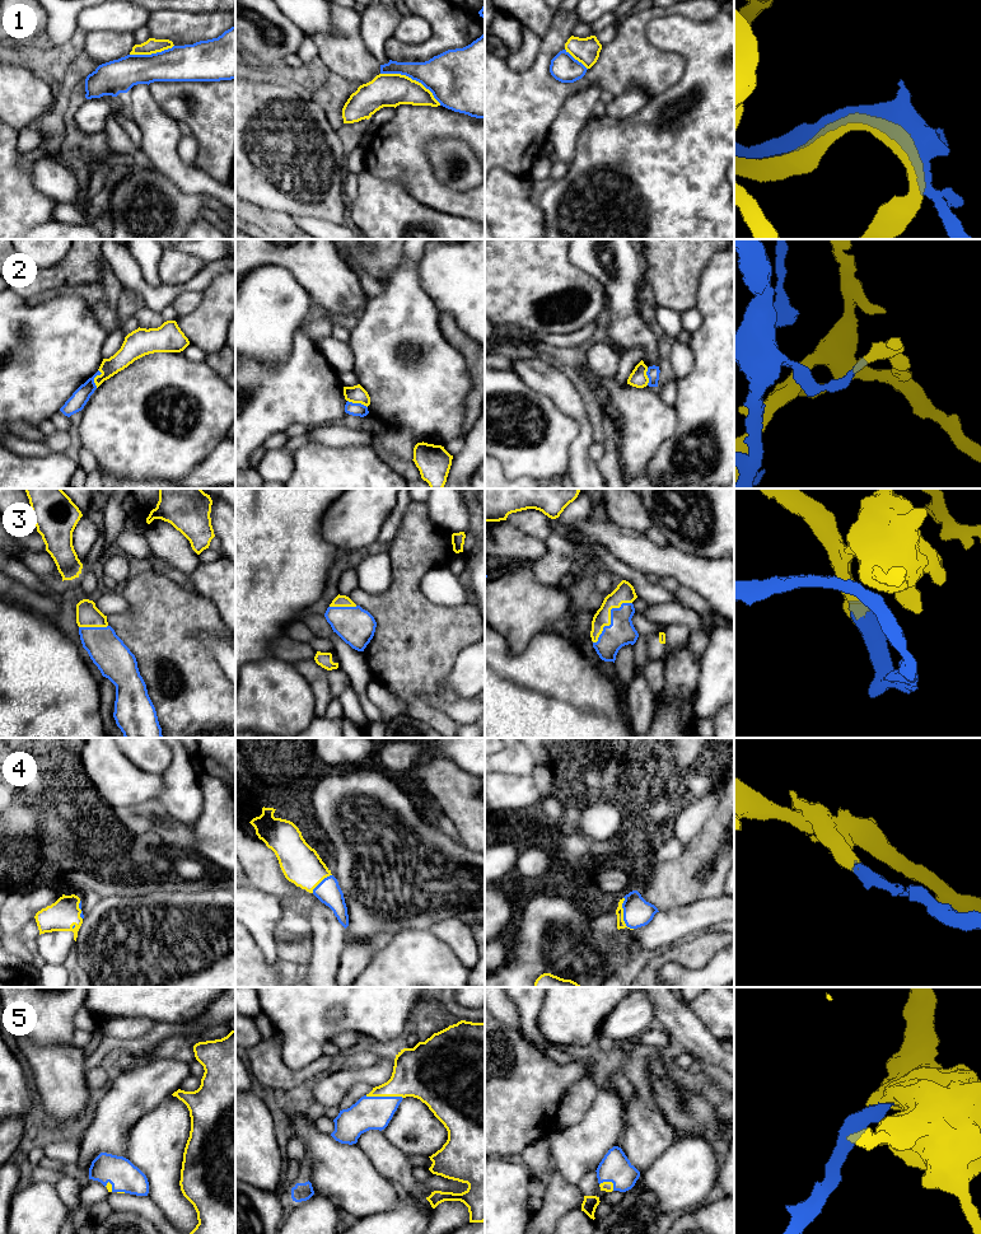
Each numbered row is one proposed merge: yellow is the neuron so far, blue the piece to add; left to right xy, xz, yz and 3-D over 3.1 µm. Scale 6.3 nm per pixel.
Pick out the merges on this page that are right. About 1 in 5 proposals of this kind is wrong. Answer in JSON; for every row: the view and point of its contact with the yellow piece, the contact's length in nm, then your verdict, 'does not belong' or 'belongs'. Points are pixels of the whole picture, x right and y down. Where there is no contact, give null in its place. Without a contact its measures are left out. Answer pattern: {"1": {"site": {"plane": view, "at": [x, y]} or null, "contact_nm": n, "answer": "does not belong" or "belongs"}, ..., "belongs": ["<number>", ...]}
{"1": {"site": {"plane": "xz", "at": [411, 79]}, "contact_nm": 440, "answer": "belongs"}, "2": {"site": {"plane": "xy", "at": [94, 378]}, "contact_nm": 120, "answer": "does not belong"}, "3": {"site": {"plane": "yz", "at": [610, 618]}, "contact_nm": 360, "answer": "belongs"}, "4": {"site": {"plane": "yz", "at": [622, 915]}, "contact_nm": 220, "answer": "belongs"}, "5": {"site": {"plane": "xz", "at": [384, 1095]}, "contact_nm": 240, "answer": "belongs"}, "belongs": ["1", "3", "4", "5"]}

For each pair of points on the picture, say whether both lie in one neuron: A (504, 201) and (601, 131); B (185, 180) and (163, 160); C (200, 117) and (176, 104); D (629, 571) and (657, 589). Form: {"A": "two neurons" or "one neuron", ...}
{"A": "two neurons", "B": "one neuron", "C": "one neuron", "D": "one neuron"}

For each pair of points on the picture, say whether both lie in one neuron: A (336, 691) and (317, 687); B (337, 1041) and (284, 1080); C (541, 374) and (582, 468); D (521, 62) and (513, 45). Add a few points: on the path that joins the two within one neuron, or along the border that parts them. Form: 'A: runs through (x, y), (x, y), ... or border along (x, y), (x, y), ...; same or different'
A: border along (327, 671), (327, 683), (333, 697); different
B: border along (354, 1050), (342, 1055); different
C: runs through (564, 397), (583, 420), (582, 445); same
D: border along (522, 26), (522, 45), (510, 55); different

